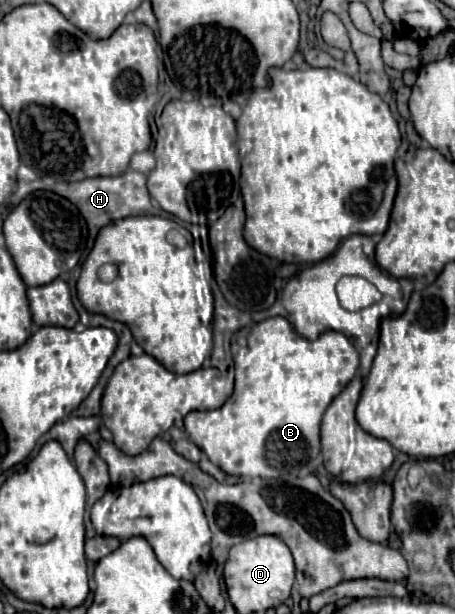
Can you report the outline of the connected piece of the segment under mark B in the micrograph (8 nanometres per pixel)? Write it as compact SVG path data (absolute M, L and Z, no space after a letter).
M274 316L237 332L231 341L231 353L235 368L232 396L222 408L186 414L187 437L212 464L232 476L278 478L282 472L300 474L320 454L320 422L324 410L356 374L356 348L340 332L324 332L316 340L306 340L292 330L286 318Z

